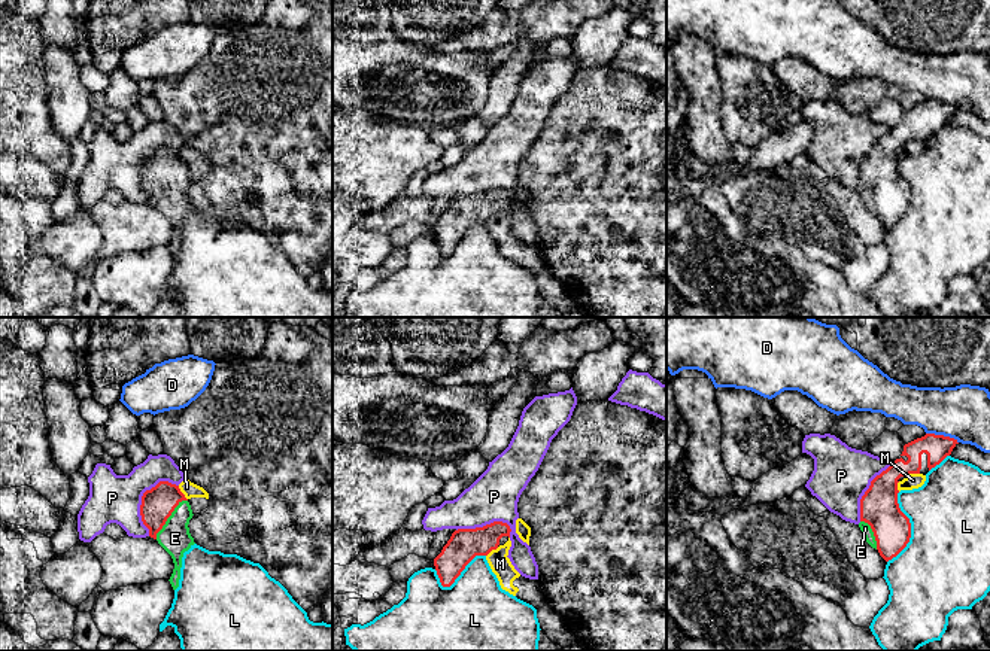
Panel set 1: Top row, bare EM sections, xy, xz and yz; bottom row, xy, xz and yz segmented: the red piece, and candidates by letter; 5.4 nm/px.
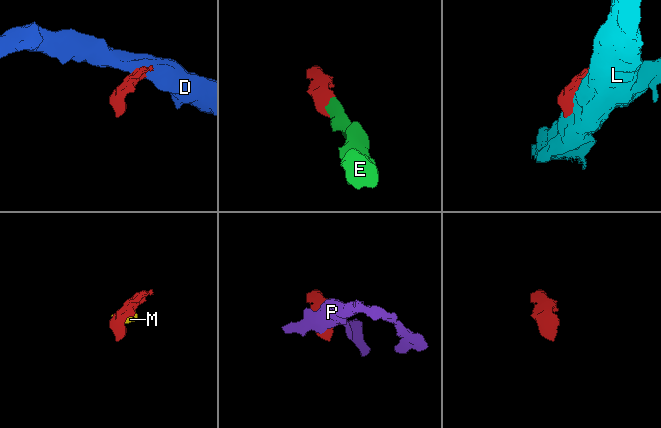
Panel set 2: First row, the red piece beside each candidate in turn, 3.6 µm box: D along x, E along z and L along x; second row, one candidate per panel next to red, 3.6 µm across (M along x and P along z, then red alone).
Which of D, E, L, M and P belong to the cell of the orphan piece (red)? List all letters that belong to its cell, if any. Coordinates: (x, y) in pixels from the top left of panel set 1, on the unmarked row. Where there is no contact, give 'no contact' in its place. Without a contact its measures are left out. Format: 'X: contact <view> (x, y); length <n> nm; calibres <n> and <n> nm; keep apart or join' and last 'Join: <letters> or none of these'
D: contact yz (943, 102); length 190 nm; calibres 140 and 280 nm; keep apart
E: contact xy (169, 182); length 280 nm; calibres 180 and 170 nm; join
L: contact yz (910, 194); length 380 nm; calibres 200 and 440 nm; keep apart
M: contact xy (182, 160); length 90 nm; calibres 180 and 80 nm; keep apart
P: contact xy (142, 164); length 320 nm; calibres 180 and 260 nm; keep apart
Join: E

